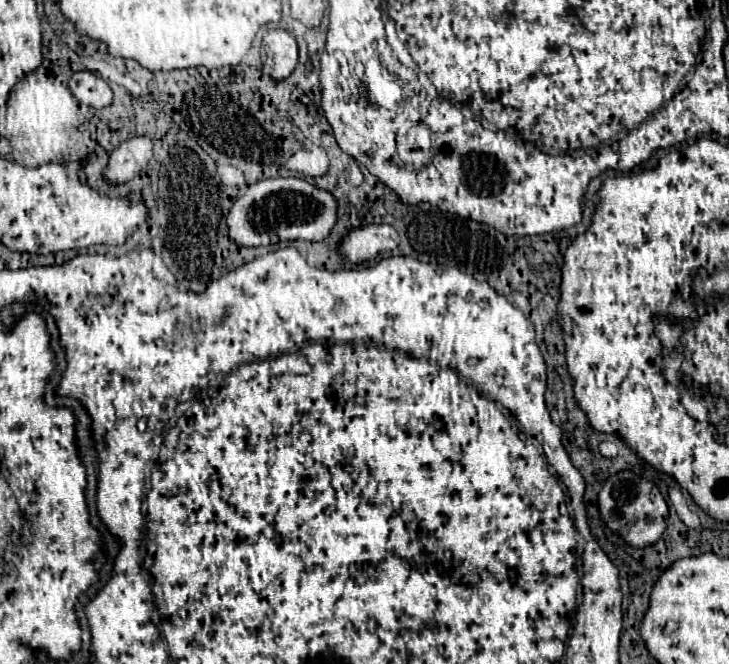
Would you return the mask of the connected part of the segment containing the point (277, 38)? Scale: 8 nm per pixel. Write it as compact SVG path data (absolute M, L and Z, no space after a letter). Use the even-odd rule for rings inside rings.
M272 29L262 39L262 73L274 81L286 79L298 61L296 39L284 29Z

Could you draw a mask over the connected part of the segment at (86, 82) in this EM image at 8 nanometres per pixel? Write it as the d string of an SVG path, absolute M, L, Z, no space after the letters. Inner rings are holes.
M90 71L76 73L70 81L70 89L72 89L74 97L86 105L106 107L112 103L112 91L110 91L108 83Z

